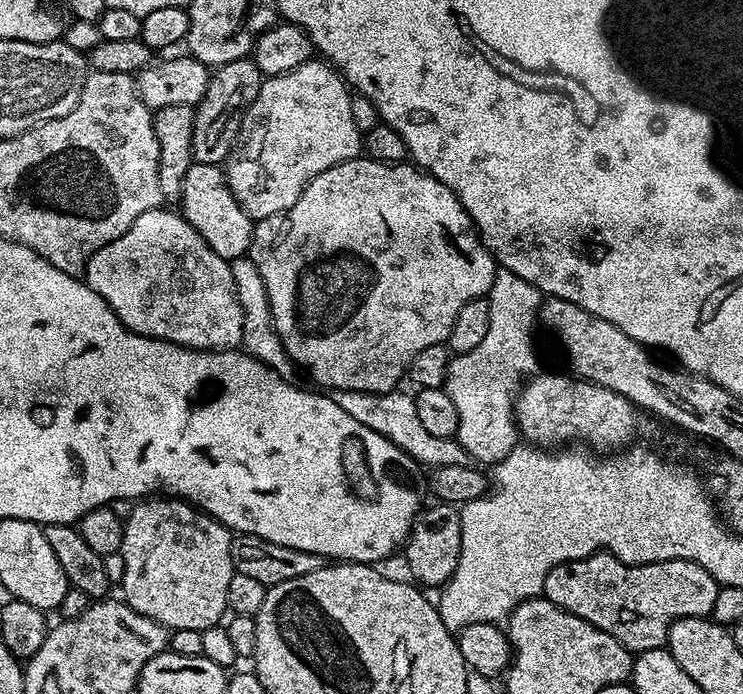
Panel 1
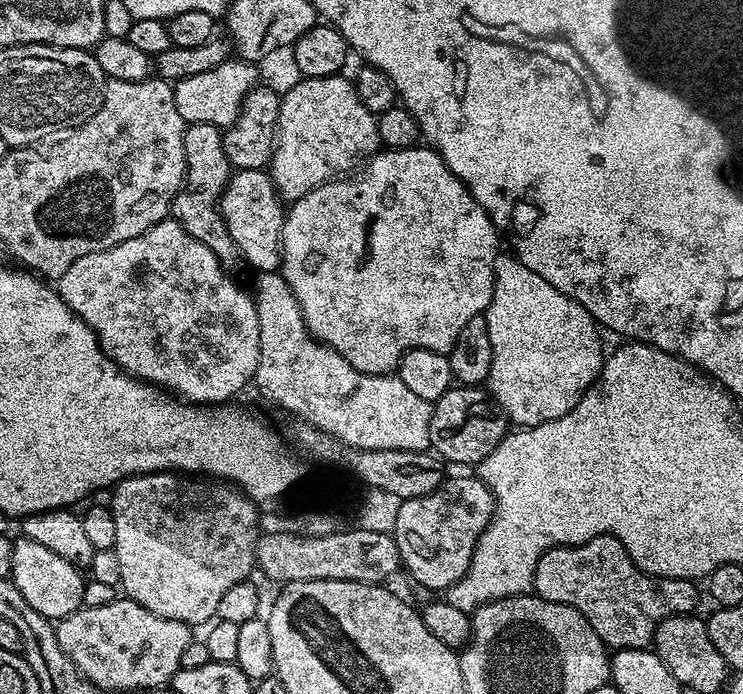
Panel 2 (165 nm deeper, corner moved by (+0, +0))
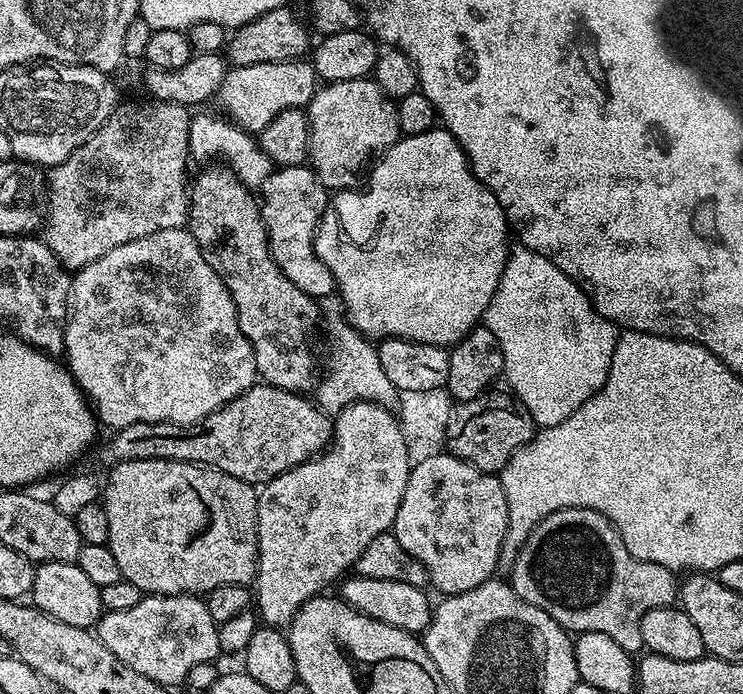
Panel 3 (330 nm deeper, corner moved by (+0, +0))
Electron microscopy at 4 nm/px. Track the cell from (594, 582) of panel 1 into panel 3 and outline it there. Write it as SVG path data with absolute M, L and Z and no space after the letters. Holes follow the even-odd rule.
M563 508L554 514L550 514L542 522L538 522L538 526L528 535L526 542L520 547L520 553L512 563L510 575L512 575L510 577L512 589L518 594L518 598L530 602L530 606L538 606L538 610L546 610L546 614L550 614L550 618L554 618L554 622L558 622L563 628L567 628L569 633L597 632L598 634L610 634L610 638L614 638L614 642L618 642L618 646L622 646L622 650L633 654L639 653L642 648L640 623L646 614L646 610L667 608L675 605L678 600L678 580L669 568L658 566L654 562L642 562L638 558L634 558L634 554L630 554L630 550L626 550L616 527L602 514L585 508Z

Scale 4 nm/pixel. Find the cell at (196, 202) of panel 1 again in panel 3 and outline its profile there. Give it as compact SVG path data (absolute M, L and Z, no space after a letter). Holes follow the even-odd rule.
M299 164L298 166L277 167L268 175L262 185L264 200L260 204L260 214L264 217L264 231L268 238L268 249L272 251L272 263L280 273L302 294L313 298L333 295L336 292L334 274L318 258L316 253L316 228L325 212L329 211L329 189L316 176L315 168Z

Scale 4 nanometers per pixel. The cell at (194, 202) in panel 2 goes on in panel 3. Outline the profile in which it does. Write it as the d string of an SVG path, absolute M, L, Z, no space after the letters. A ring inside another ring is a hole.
M204 166L199 169L200 173L196 176L196 181L190 184L190 199L188 201L188 222L187 227L192 233L194 242L198 242L198 250L202 250L202 258L206 258L206 262L210 262L210 266L214 270L214 274L218 274L218 278L222 278L222 282L226 286L226 290L230 294L230 298L236 307L238 314L238 326L242 326L242 334L246 334L246 338L250 342L250 346L254 350L254 362L259 379L266 384L272 384L275 388L284 388L287 392L307 393L309 390L315 389L318 383L318 372L316 376L316 356L312 353L312 331L316 328L316 323L321 323L322 308L320 308L315 299L306 294L302 294L302 290L298 290L298 286L294 286L294 282L290 282L290 278L286 278L280 269L272 263L272 251L268 249L268 238L264 231L264 217L260 214L260 204L256 200L253 193L241 182L239 178L232 173L232 169L227 166Z

